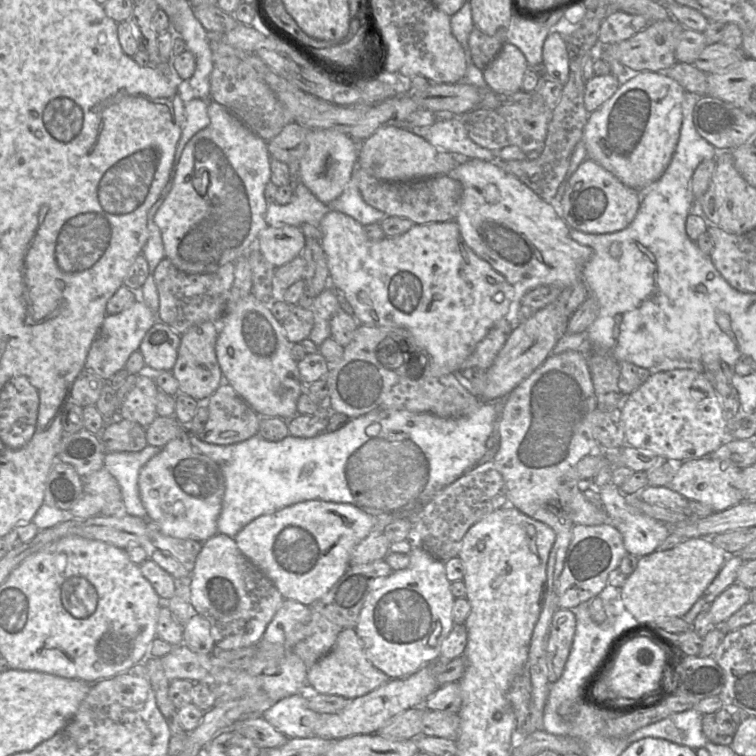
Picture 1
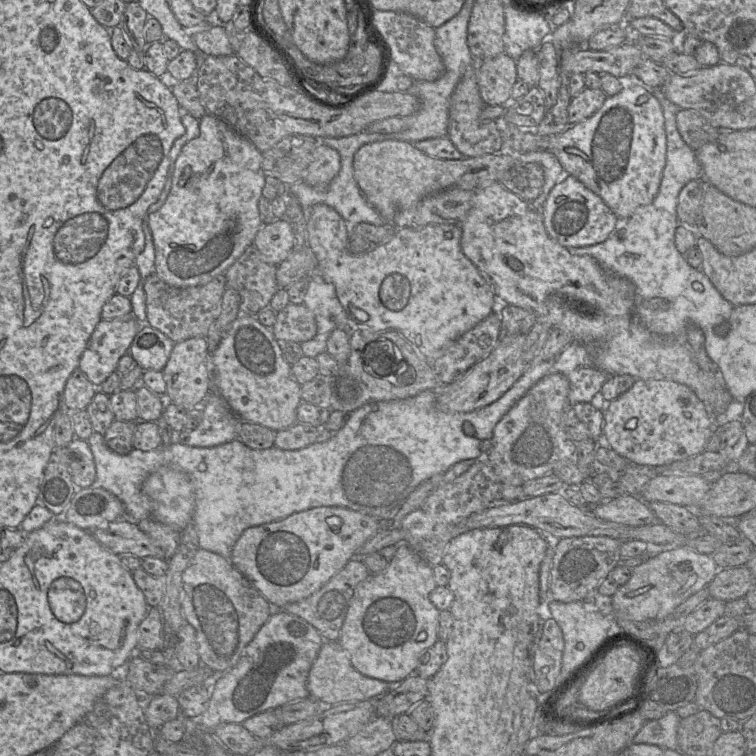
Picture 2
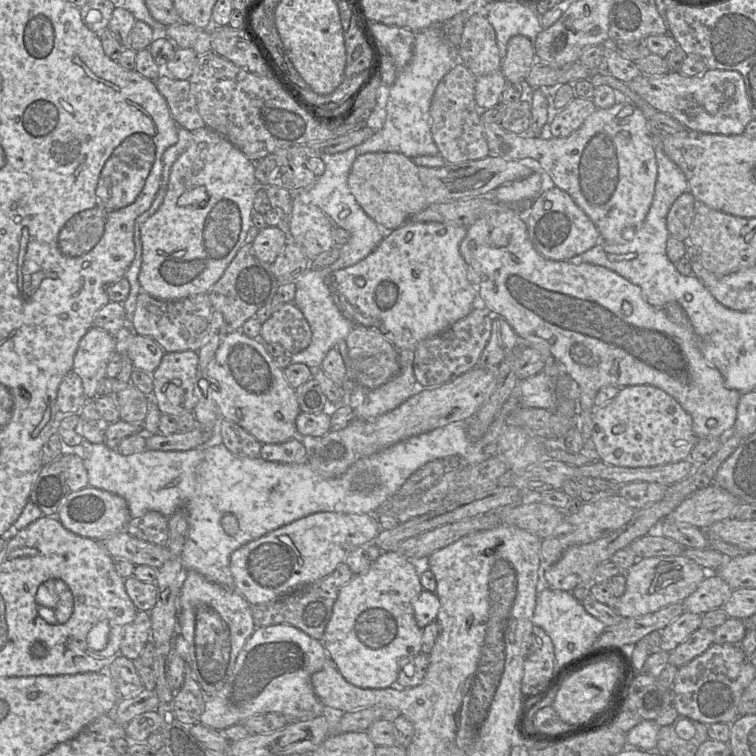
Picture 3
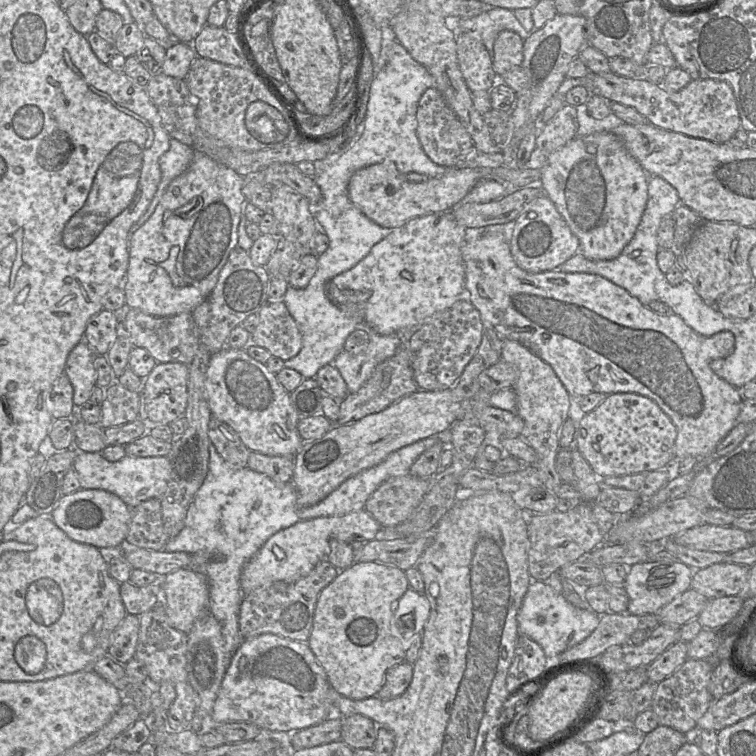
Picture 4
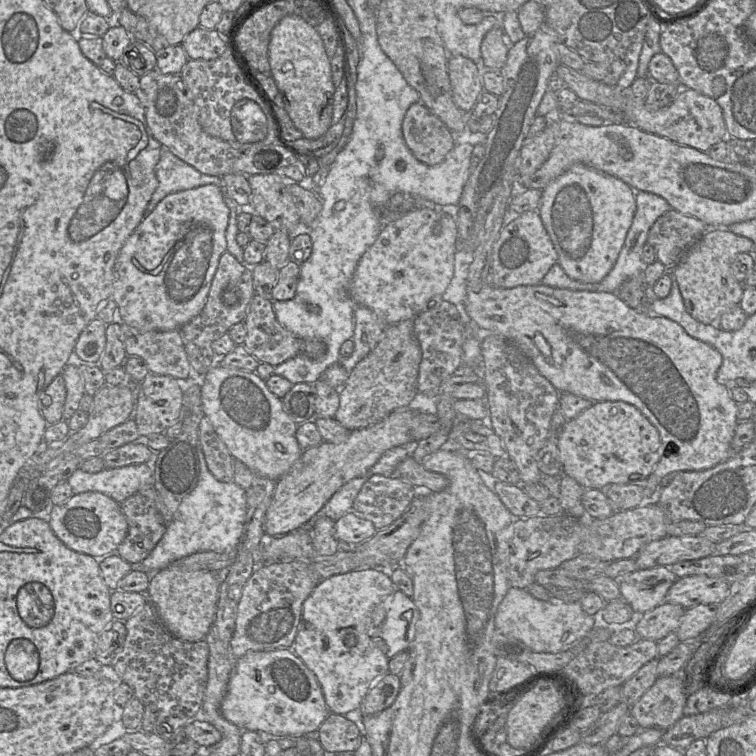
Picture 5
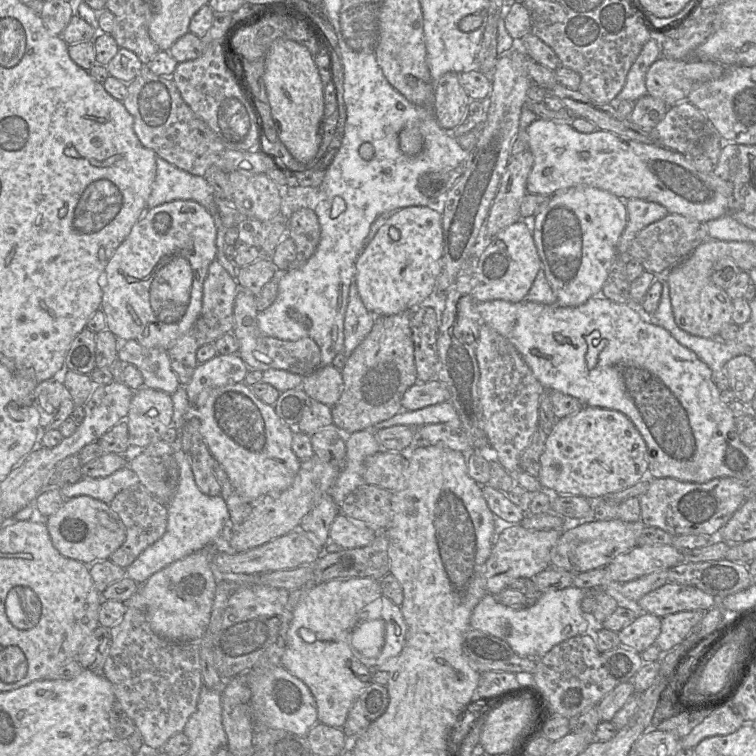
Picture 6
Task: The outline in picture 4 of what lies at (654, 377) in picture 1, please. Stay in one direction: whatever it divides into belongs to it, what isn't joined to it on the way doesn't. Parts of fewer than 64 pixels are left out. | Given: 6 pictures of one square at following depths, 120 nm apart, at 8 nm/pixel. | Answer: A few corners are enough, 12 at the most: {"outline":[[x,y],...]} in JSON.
{"outline":[[607,395],[574,448],[601,479],[665,468],[676,426],[654,400]]}

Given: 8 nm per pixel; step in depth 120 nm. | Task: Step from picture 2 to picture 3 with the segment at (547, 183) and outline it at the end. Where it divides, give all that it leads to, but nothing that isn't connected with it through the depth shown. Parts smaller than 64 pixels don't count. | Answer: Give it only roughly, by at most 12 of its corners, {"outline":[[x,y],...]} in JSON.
{"outline":[[542,175],[504,183],[489,197],[505,204],[535,200],[542,194]]}

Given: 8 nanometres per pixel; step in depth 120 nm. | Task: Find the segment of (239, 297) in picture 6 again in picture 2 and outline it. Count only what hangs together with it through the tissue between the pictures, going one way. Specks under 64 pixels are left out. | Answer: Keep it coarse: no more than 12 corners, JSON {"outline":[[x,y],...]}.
{"outline":[[304,304],[277,312],[271,330],[278,341],[302,344],[316,335]]}

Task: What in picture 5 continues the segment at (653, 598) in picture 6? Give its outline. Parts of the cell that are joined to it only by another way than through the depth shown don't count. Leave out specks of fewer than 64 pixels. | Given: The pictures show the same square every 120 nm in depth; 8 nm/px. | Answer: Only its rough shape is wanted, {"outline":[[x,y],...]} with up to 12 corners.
{"outline":[[705,575],[677,579],[665,602],[685,609],[720,604],[727,581]]}

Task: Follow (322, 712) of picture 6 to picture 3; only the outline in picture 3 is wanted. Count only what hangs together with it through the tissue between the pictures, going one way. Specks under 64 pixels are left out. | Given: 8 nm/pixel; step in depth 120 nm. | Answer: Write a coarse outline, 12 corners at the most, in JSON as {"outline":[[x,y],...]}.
{"outline":[[383,552],[339,591],[322,639],[360,688],[421,652],[420,563]]}

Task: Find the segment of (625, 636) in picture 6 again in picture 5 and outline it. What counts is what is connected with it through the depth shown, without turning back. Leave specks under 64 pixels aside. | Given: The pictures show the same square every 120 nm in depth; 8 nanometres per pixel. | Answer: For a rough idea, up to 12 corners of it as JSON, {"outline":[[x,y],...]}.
{"outline":[[664,602],[632,626],[640,639],[660,641],[679,627],[685,608]]}

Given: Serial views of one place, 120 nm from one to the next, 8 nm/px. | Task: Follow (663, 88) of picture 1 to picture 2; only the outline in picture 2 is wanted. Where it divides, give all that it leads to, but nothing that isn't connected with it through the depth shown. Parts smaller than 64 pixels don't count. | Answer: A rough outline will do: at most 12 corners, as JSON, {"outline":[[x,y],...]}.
{"outline":[[622,89],[555,135],[495,120],[503,151],[552,153],[621,220],[653,202],[662,106]]}

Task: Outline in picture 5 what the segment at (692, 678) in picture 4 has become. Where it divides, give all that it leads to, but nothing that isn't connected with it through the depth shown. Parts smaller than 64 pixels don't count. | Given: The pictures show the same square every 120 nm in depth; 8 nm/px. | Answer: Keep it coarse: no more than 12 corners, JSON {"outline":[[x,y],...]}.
{"outline":[[682,672],[659,677],[631,706],[642,729],[684,716]]}

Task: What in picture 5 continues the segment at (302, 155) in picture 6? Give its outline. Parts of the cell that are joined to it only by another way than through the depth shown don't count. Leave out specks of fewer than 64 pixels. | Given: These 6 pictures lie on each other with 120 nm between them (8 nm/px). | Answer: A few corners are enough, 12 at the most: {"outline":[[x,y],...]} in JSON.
{"outline":[[298,16],[272,29],[270,74],[307,139],[331,126],[331,64]]}

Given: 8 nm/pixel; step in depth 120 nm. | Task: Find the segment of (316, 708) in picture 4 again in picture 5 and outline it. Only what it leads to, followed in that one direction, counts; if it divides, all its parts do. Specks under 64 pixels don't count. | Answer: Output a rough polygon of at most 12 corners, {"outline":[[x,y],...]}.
{"outline":[[291,649],[238,658],[220,712],[242,731],[315,736],[330,714]]}

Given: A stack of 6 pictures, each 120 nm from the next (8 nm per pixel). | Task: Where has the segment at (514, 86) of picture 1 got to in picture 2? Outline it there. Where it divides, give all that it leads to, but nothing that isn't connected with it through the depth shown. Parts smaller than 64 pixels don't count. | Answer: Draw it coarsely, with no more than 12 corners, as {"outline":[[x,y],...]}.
{"outline":[[505,52],[479,61],[477,85],[487,106],[509,101],[516,60]]}

